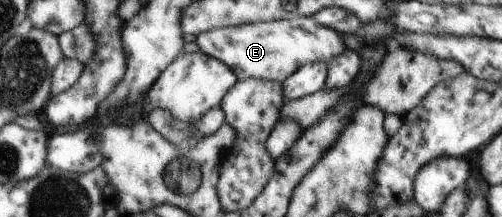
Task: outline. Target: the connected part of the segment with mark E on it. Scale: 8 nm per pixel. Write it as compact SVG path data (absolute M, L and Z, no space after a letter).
M310 16L278 19L269 22L240 24L198 34L195 44L214 59L227 64L238 80L260 78L283 82L301 65L310 62L327 64L347 49L342 34L316 23Z

